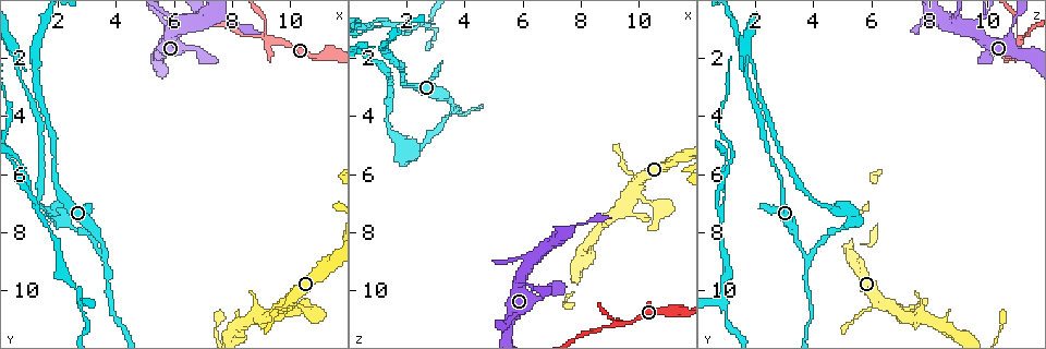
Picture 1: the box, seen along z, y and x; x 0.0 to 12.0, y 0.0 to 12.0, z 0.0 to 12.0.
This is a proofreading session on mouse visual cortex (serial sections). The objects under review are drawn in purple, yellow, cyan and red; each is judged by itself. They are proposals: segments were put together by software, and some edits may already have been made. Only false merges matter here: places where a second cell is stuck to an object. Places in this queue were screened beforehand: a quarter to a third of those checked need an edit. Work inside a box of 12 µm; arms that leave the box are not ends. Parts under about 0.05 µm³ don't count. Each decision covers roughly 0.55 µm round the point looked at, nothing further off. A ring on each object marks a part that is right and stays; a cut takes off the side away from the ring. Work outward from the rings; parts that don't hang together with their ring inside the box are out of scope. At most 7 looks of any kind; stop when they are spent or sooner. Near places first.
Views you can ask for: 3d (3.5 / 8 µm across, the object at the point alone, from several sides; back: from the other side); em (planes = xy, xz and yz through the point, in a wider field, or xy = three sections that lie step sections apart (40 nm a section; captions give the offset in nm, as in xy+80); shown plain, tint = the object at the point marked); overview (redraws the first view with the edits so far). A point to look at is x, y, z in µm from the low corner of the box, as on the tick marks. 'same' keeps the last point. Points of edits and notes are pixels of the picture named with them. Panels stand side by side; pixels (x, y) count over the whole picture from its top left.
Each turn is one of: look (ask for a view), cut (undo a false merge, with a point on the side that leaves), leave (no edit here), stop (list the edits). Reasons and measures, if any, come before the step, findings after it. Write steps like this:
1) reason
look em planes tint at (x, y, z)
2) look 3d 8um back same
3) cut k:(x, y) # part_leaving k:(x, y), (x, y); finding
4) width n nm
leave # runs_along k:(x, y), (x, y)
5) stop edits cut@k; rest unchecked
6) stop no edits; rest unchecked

look 3d 3.5um at (9.1, 1.4, 11.2)

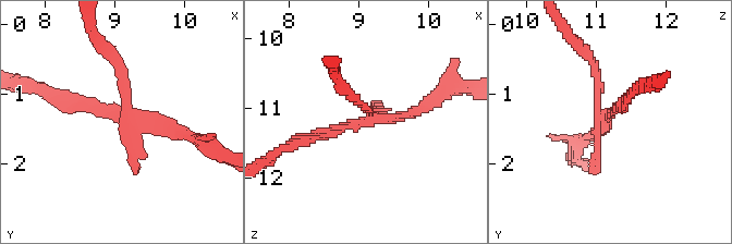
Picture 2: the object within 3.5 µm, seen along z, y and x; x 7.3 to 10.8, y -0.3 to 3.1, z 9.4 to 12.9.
look em xy step 1 tint at (9.20, 1.30, 11.15)

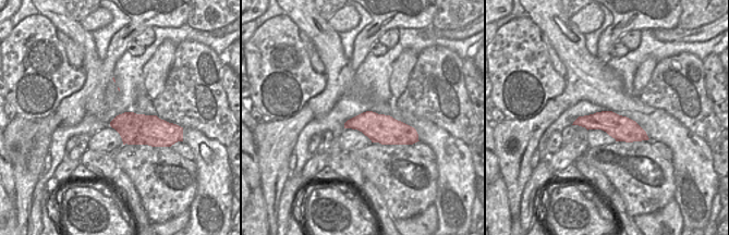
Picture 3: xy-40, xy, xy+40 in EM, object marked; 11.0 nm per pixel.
cut 2:(592, 169) # part_leaving 2:(597, 112), (597, 69), (566, 29); two cells meet here

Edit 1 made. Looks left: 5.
redraw
look overview

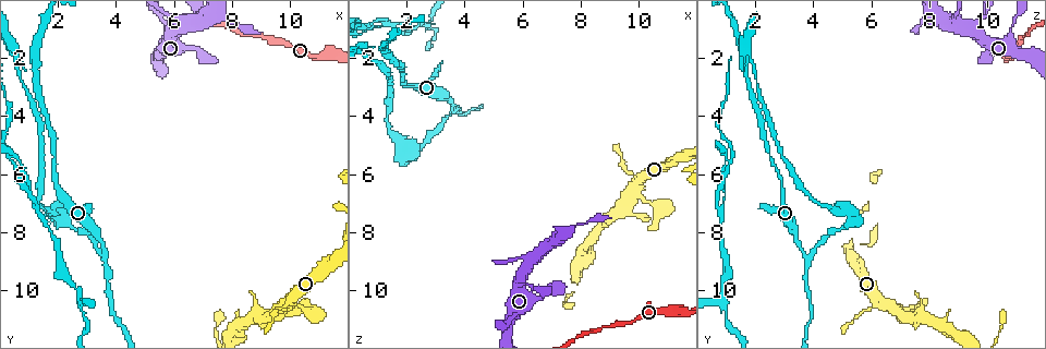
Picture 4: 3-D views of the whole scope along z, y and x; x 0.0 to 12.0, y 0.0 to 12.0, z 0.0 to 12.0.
sharp bend
look 3d 3.5um at (10.7, 10.8, 7.2)

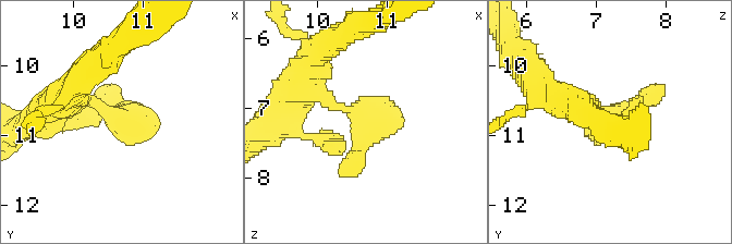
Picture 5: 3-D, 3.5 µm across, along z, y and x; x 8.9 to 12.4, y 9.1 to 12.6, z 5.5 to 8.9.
need the tissue
look em planes tint at (10.65, 10.70, 7.15)

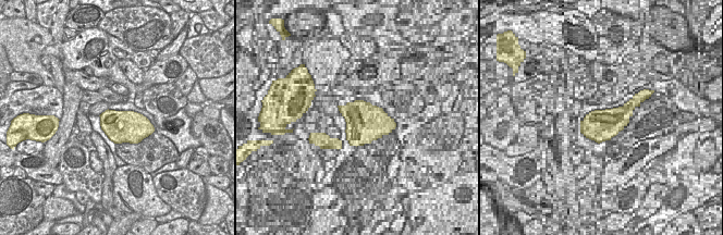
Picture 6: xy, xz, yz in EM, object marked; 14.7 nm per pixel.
leave # runs_along 5:(301, 81), (361, 118), (404, 120); one cell here

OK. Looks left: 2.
stop edits cut@2; rest unchecked

